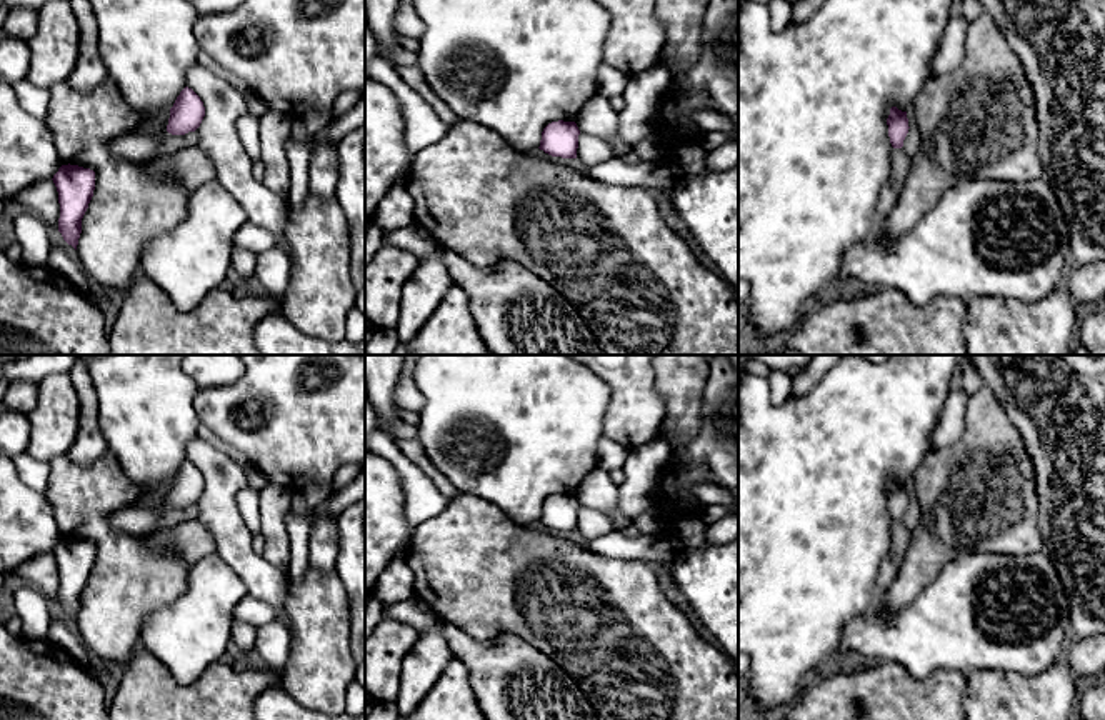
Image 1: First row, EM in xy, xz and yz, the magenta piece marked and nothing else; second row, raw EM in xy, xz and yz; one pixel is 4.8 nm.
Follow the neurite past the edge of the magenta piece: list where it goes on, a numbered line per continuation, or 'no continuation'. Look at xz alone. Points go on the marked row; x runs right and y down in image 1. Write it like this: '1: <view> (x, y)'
no continuation

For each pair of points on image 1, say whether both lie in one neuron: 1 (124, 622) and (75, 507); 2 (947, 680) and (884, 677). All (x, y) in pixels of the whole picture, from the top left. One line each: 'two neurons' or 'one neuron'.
1: one neuron
2: one neuron

